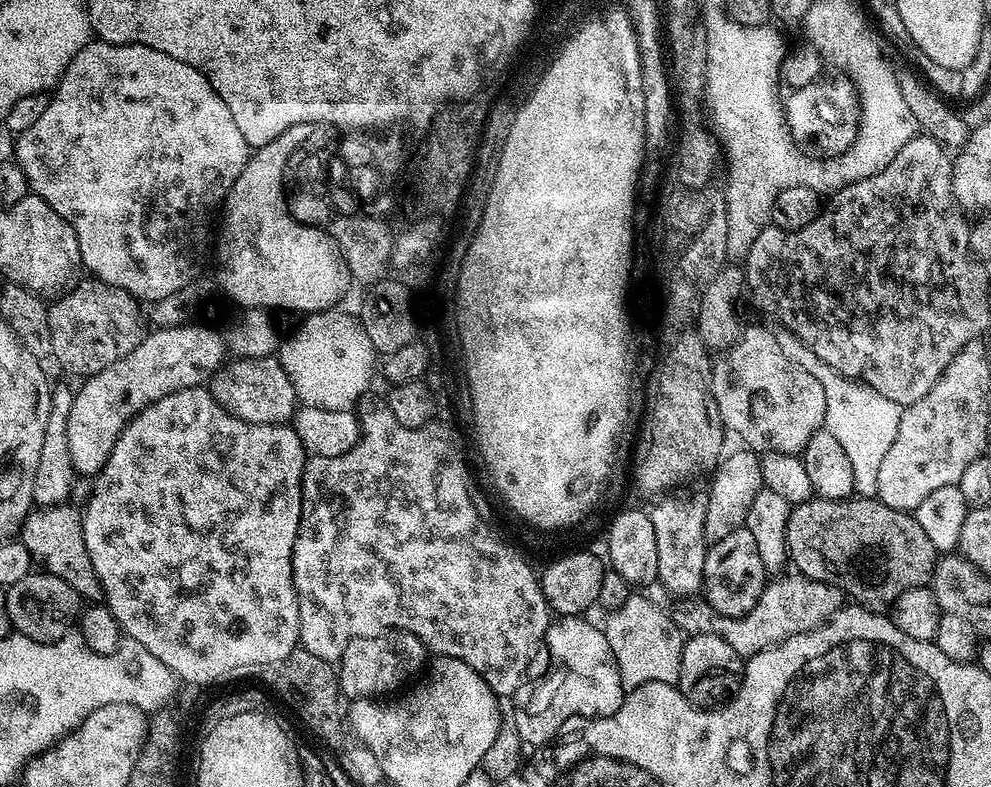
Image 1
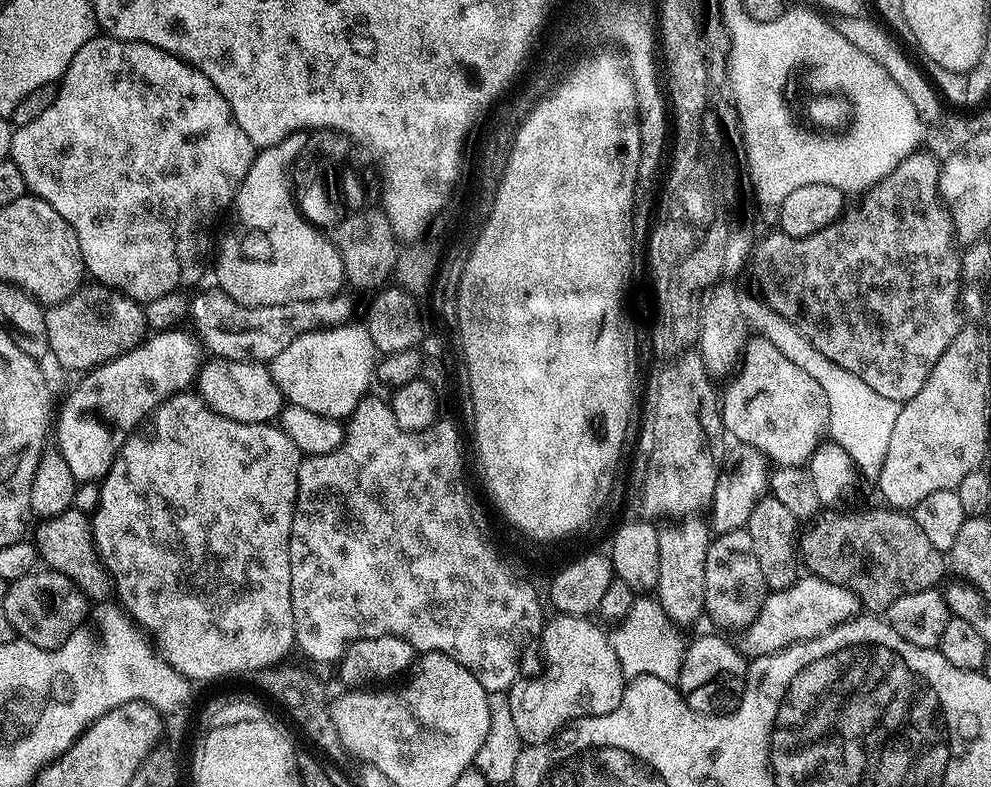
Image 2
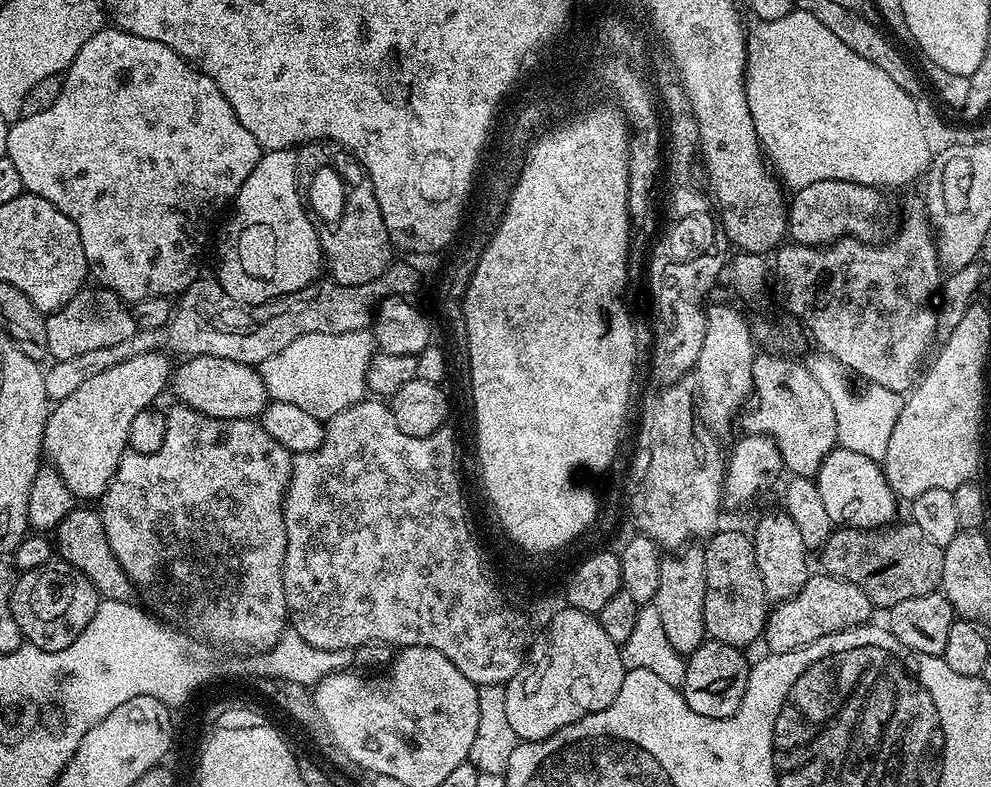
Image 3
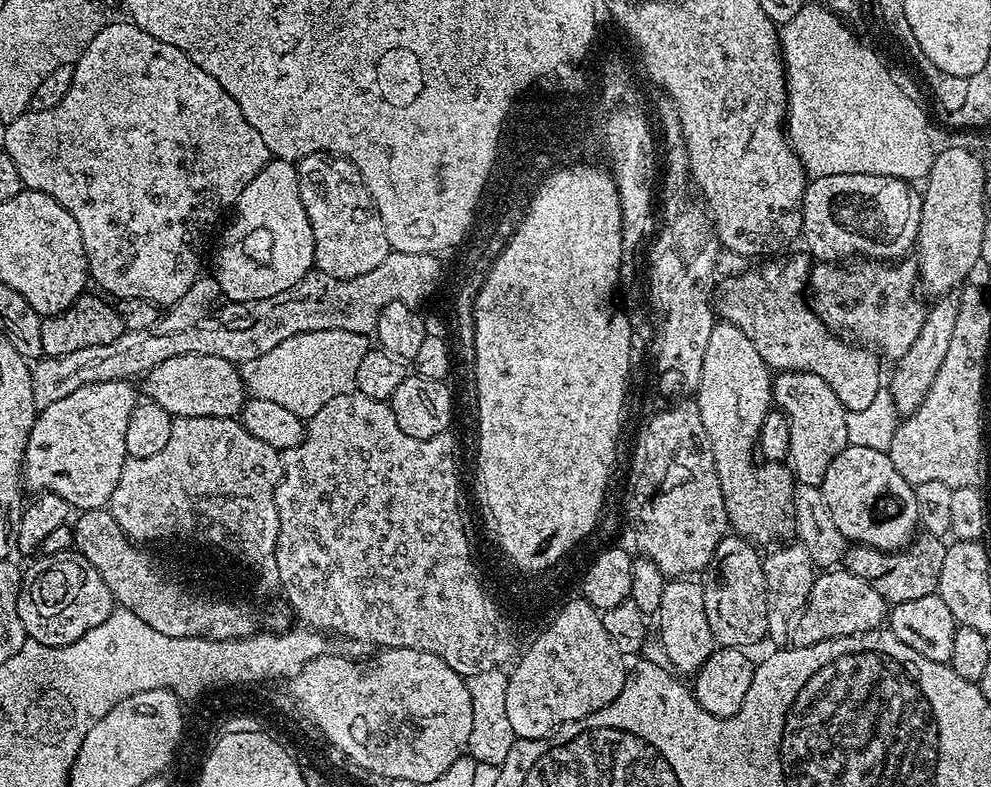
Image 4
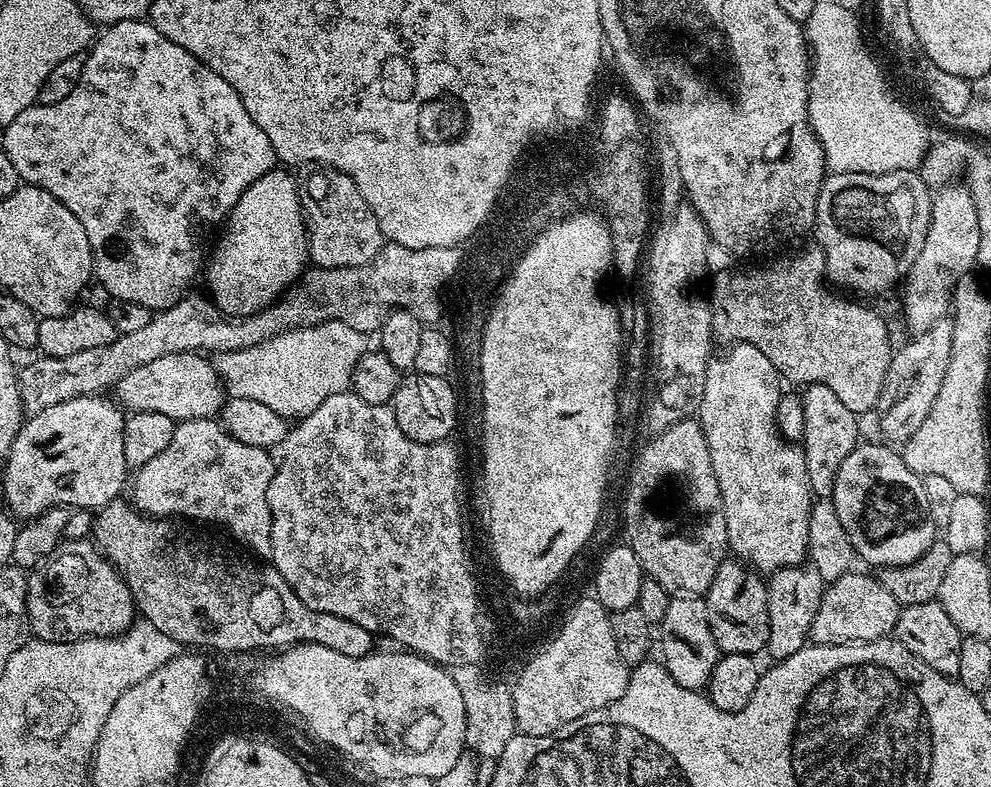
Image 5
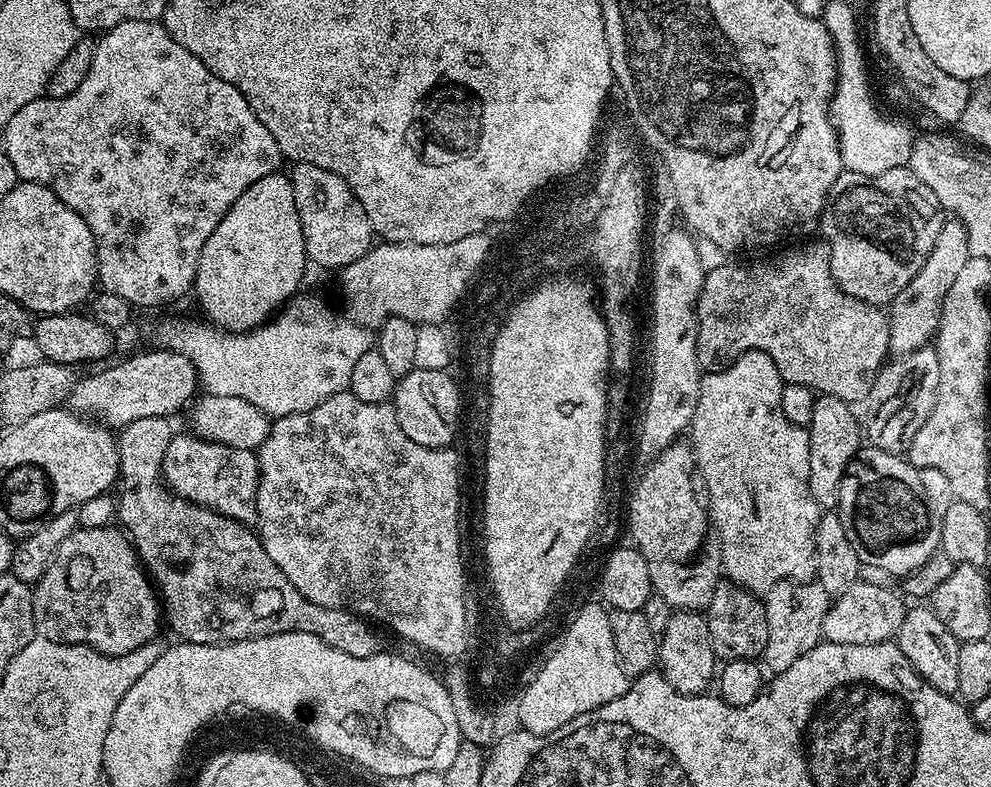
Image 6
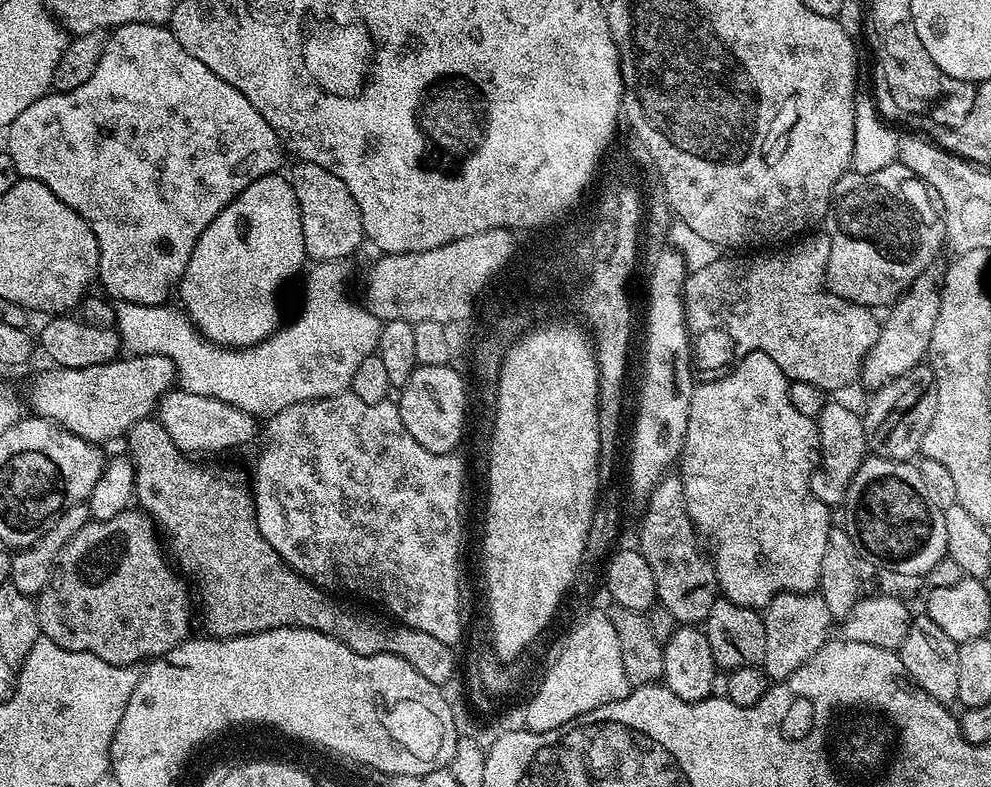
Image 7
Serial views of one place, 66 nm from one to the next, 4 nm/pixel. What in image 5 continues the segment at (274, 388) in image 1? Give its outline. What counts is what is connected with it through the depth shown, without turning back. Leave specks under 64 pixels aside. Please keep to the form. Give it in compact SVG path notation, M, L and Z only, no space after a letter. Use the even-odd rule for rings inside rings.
M199 352L162 354L138 370L130 370L114 387L114 396L129 413L154 410L175 420L207 420L215 417L226 399L224 384L216 372L216 365L207 355Z

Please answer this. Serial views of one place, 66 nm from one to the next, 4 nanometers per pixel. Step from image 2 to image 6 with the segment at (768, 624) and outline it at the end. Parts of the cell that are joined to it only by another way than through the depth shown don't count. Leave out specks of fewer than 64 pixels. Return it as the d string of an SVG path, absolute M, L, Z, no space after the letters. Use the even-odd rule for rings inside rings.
M864 583L850 585L829 603L824 619L824 640L827 643L846 646L886 644L895 641L900 633L900 627L908 613L905 597L899 591L891 592L880 584Z

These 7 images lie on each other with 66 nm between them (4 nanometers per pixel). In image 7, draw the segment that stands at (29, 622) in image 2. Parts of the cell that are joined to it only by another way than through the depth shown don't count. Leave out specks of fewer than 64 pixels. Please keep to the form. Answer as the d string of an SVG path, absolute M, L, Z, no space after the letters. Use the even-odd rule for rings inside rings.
M129 510L109 520L89 520L86 526L82 526L82 530L78 530L78 534L74 534L74 538L70 538L70 542L66 542L66 546L60 552L50 582L40 591L39 596L35 597L35 602L40 623L40 635L43 639L54 642L66 650L94 654L94 658L102 658L102 662L110 662L114 666L130 666L131 664L140 666L166 654L174 646L183 644L185 640L189 639L191 632L188 631L192 628L192 616L194 620L194 600L190 595L189 585L181 579L177 569L166 559L166 552L162 547L158 529L152 517L143 510Z

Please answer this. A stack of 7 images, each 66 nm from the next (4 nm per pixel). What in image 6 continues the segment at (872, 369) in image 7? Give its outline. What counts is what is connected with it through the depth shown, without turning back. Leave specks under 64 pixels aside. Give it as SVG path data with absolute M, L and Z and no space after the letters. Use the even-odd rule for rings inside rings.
M955 218L945 219L940 227L938 240L934 242L934 250L922 262L922 270L914 274L910 286L898 294L890 305L888 325L890 326L889 353L893 357L903 358L917 352L919 348L927 348L933 343L936 332L940 328L940 315L944 309L944 299L954 282L958 278L962 266L968 261L968 243L966 242L966 230Z

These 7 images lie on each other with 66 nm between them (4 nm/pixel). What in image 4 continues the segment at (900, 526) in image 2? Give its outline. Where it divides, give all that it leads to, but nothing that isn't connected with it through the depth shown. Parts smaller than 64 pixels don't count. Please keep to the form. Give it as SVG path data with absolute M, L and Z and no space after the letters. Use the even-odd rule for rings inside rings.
M920 534L913 539L912 543L895 551L879 552L865 544L857 544L845 551L842 561L843 567L848 571L858 574L882 598L887 600L889 605L910 602L914 598L926 598L936 592L938 578L942 578L942 562L946 559L948 544L939 536Z

